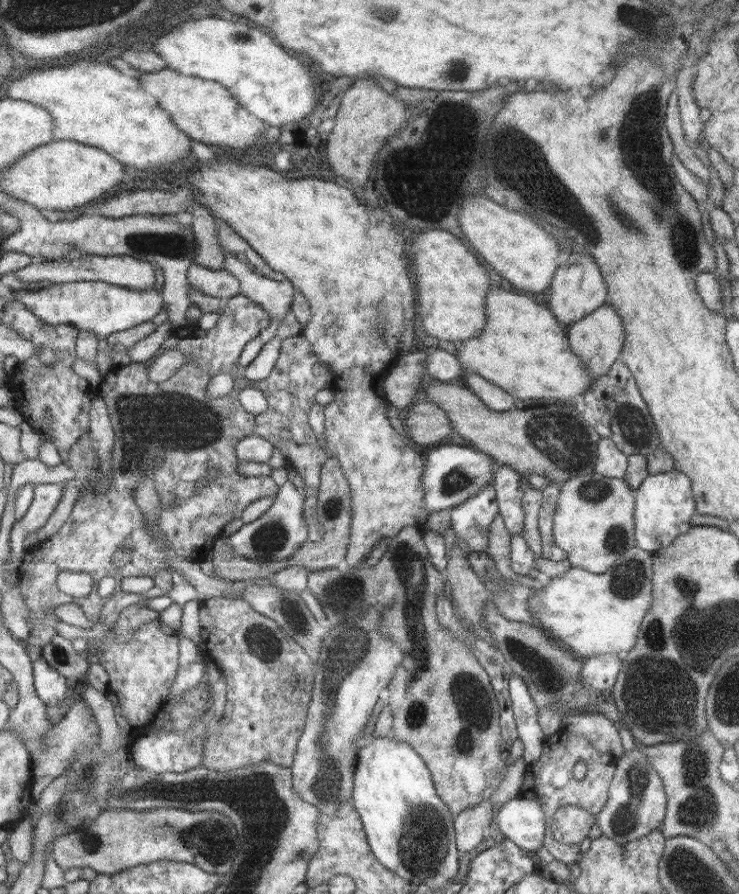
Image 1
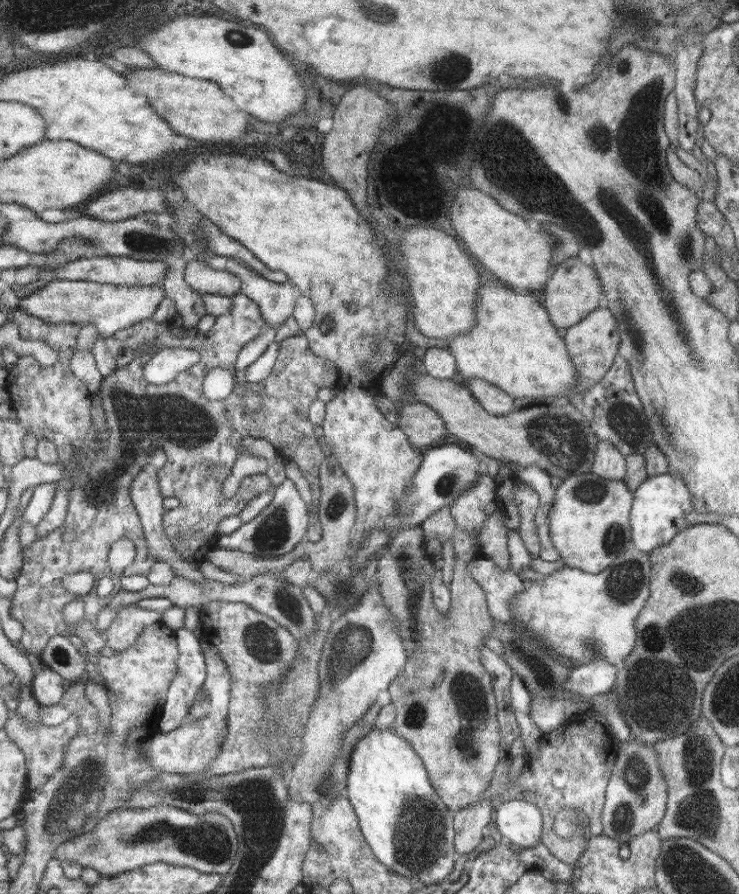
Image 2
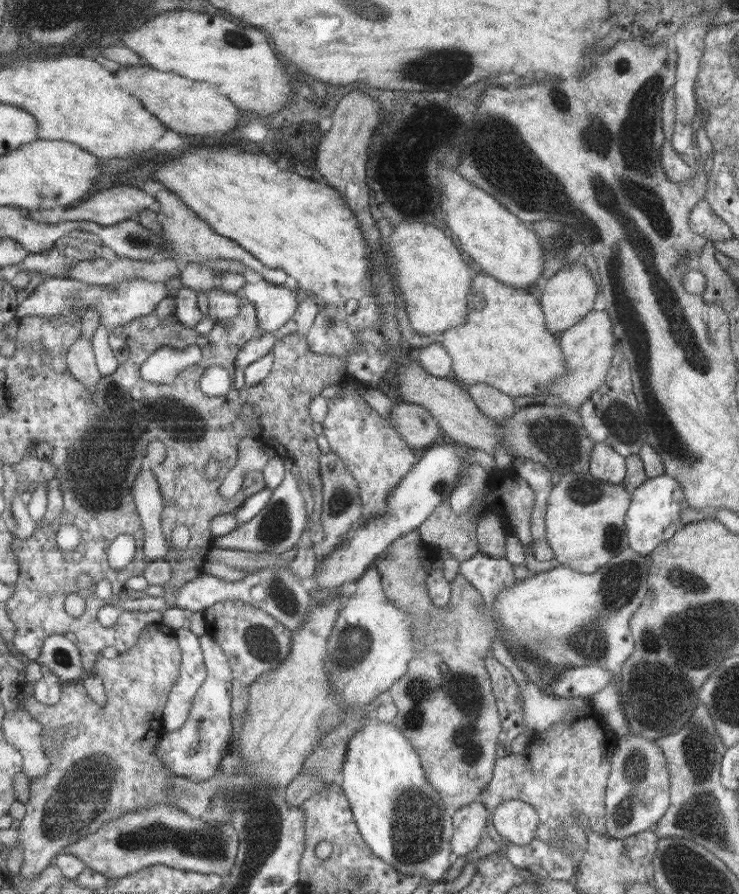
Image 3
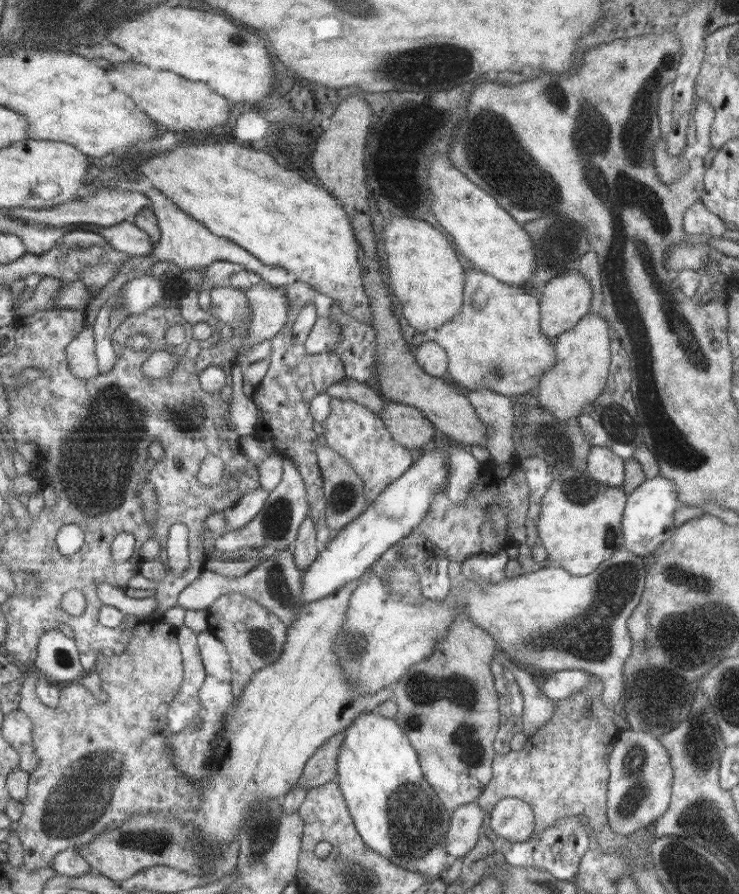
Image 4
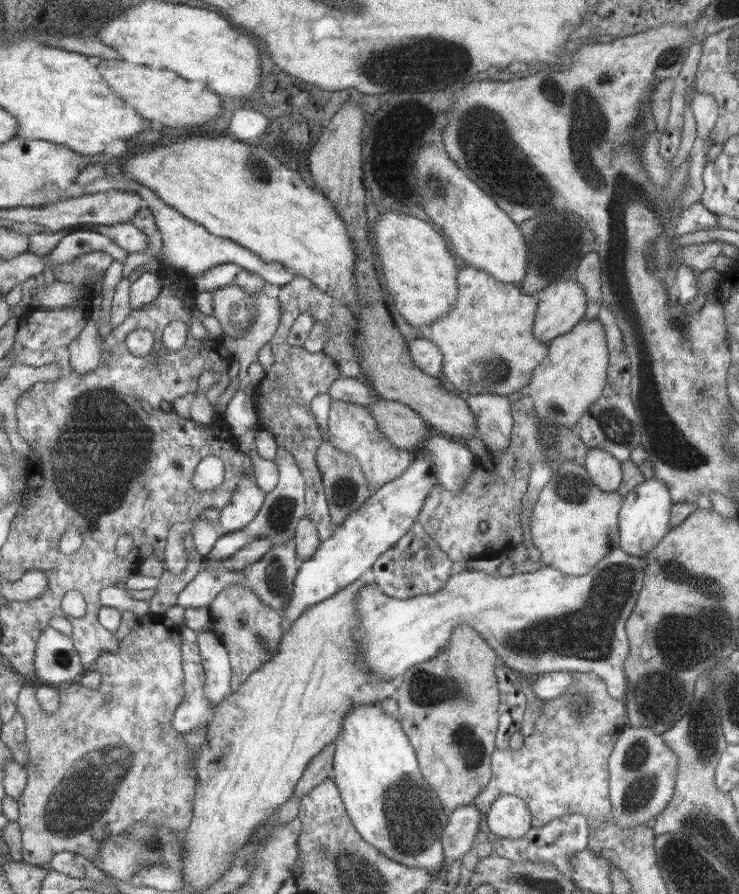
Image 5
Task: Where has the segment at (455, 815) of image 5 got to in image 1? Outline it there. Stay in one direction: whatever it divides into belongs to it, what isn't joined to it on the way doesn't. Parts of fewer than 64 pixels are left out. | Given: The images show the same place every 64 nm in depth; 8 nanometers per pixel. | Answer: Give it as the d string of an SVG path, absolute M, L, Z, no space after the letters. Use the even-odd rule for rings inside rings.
M485 800L477 806L471 806L455 816L455 842L461 852L475 852L475 846L485 840L483 832L487 832L491 820L495 818L495 810L491 810L491 802Z

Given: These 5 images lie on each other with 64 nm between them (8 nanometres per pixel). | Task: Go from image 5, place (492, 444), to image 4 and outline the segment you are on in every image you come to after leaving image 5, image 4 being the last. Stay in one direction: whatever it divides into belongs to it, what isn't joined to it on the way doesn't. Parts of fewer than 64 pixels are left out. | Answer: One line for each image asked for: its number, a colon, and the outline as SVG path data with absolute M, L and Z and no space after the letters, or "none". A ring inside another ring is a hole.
4: M489 388L467 390L467 398L487 428L487 452L497 462L497 466L505 466L515 454L515 412L509 402L511 398L499 392L489 392Z

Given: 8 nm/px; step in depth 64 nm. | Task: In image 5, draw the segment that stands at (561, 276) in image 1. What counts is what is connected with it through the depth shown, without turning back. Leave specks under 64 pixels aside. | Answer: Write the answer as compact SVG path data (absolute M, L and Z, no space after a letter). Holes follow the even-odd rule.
M575 278L549 284L541 292L535 292L535 298L537 298L537 314L535 314L535 324L533 324L533 336L541 342L551 342L553 338L571 332L585 318L587 308L589 308L589 298L583 286Z

